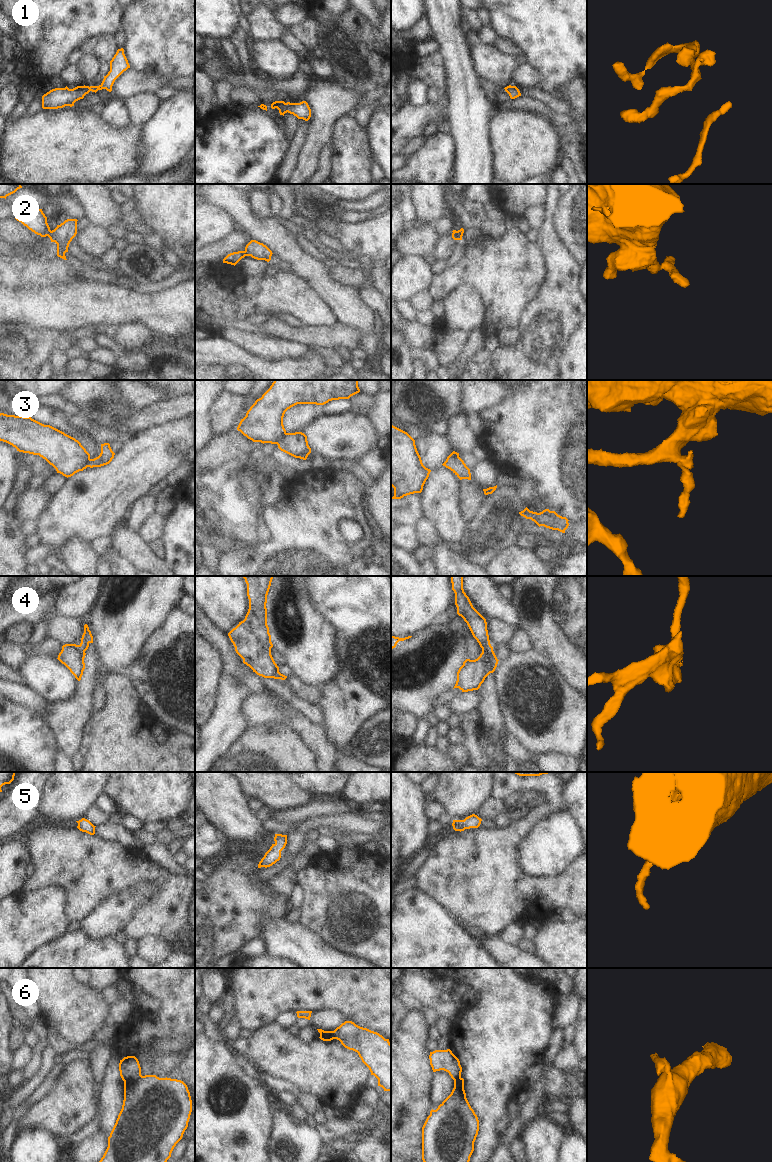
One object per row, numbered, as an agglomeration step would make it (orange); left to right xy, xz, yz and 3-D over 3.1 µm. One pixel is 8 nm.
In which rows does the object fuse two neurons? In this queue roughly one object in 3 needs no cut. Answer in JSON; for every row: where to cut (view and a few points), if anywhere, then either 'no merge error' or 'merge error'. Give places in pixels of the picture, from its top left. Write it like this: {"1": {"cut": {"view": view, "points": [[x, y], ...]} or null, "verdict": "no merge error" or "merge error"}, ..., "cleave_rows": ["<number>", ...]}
{"1": {"cut": null, "verdict": "no merge error"}, "2": {"cut": {"view": "xy", "points": [[51, 231], [48, 236]]}, "verdict": "merge error"}, "3": {"cut": {"view": "xz", "points": [[287, 433], [277, 444]]}, "verdict": "merge error"}, "4": {"cut": {"view": "xy", "points": [[79, 645], [84, 657]]}, "verdict": "merge error"}, "5": {"cut": null, "verdict": "no merge error"}, "6": {"cut": {"view": "xy", "points": [[142, 1076], [137, 1080], [126, 1080], [124, 1082]]}, "verdict": "merge error"}, "cleave_rows": ["2", "3", "4", "6"]}

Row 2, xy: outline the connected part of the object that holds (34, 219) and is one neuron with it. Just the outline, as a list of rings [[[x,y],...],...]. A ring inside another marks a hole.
[[[18,206],[20,211],[16,214],[15,219],[35,234],[41,237],[49,237],[51,230],[47,223],[47,217],[42,209],[33,208],[31,206]]]

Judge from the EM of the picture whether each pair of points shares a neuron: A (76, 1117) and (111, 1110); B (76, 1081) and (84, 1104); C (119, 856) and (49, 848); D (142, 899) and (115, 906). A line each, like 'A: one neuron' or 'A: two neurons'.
A: two neurons
B: one neuron
C: one neuron
D: one neuron

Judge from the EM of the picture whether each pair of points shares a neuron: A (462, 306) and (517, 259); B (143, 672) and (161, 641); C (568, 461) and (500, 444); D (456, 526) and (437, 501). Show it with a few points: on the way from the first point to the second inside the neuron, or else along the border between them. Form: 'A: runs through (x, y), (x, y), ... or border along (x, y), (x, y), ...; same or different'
A: border along (455, 288), (470, 284), (480, 295), (484, 315); different
B: runs through (147, 664), (157, 649); same
C: runs through (551, 452), (539, 444), (517, 444); same
D: runs through (450, 520), (443, 507); same

